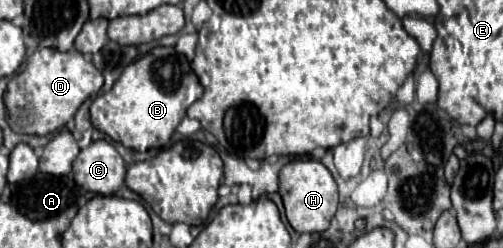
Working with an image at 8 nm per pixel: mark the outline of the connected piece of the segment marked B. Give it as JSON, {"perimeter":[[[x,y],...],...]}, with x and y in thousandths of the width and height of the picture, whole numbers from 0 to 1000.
{"perimeter":[[[308,190],[280,238],[256,254],[217,375],[181,415],[181,496],[225,569],[268,601],[320,601],[372,456],[372,431],[404,383],[404,359],[368,222],[344,190]]]}

